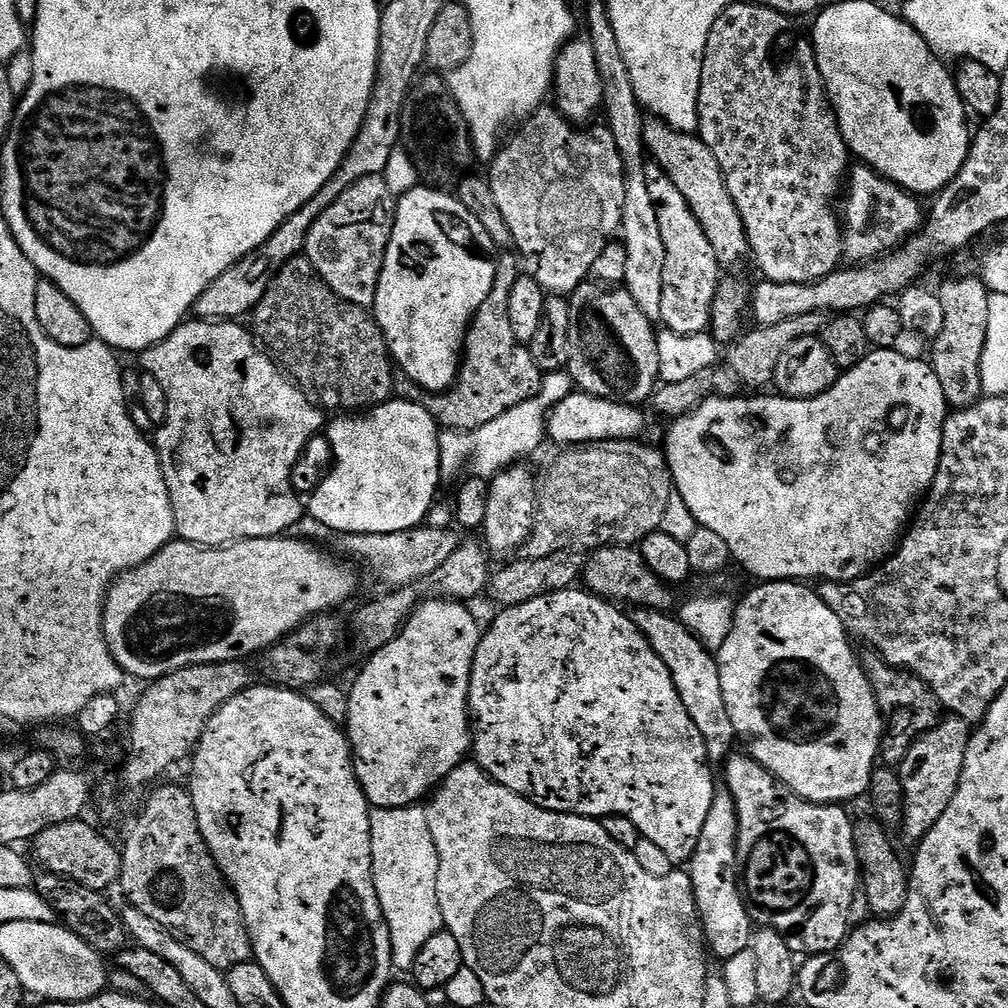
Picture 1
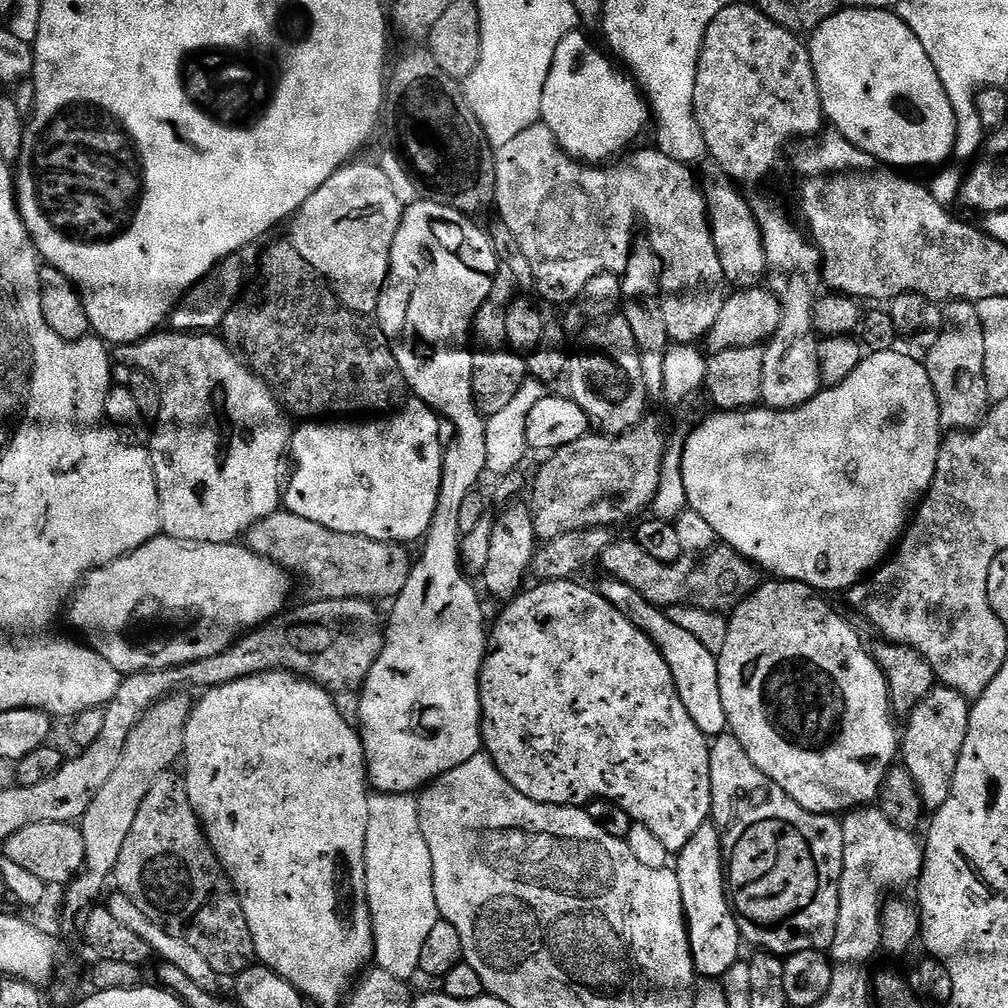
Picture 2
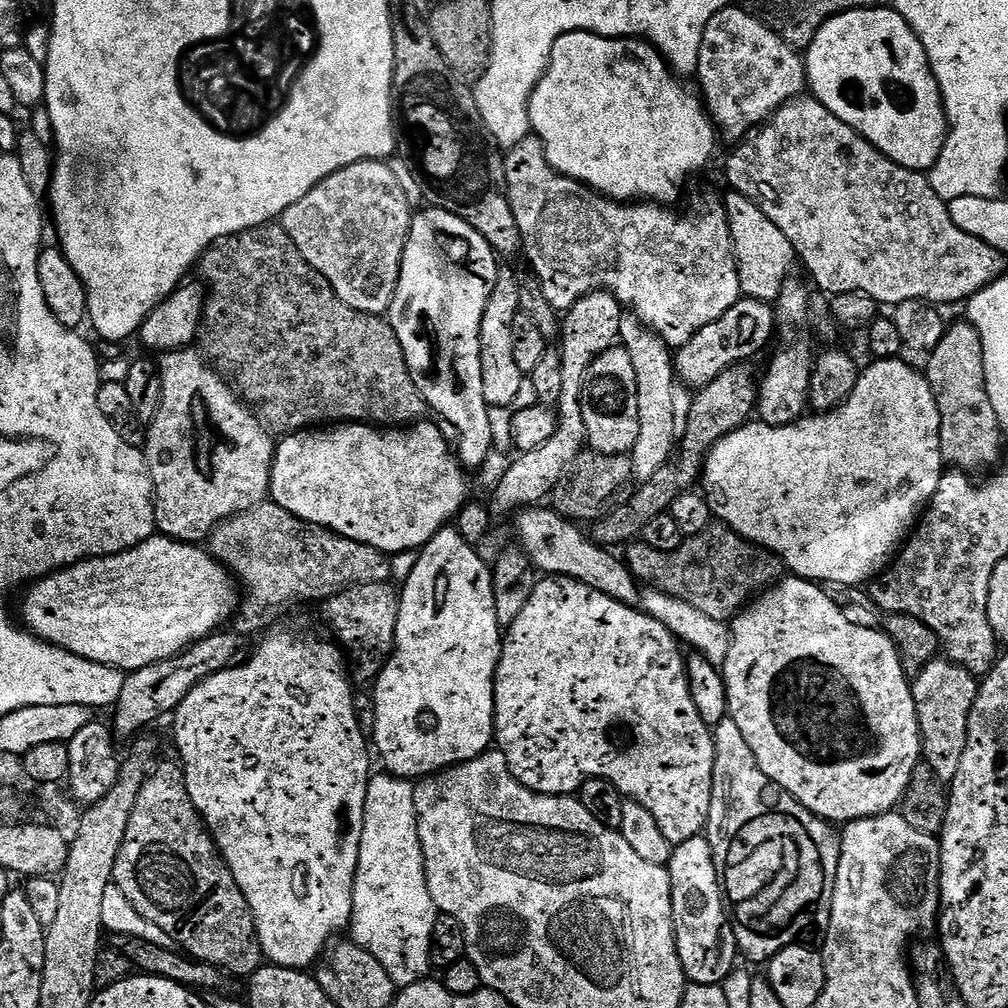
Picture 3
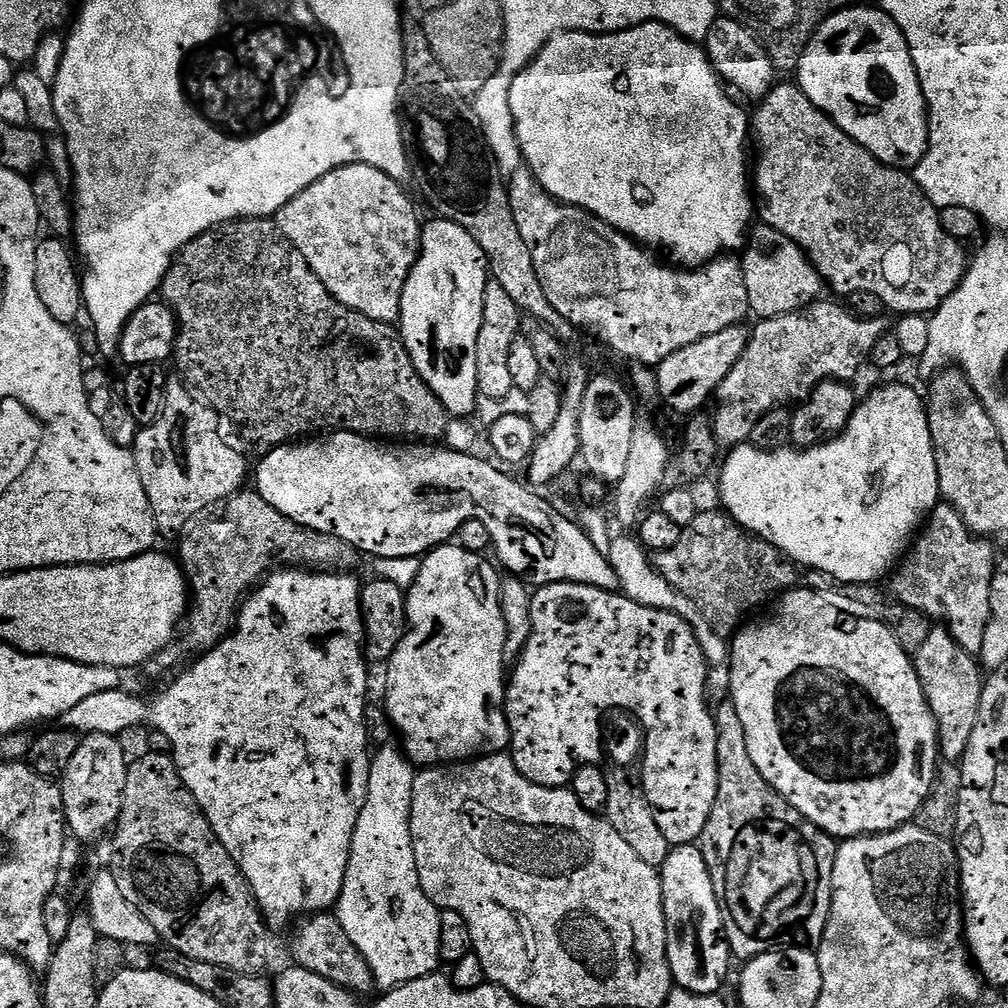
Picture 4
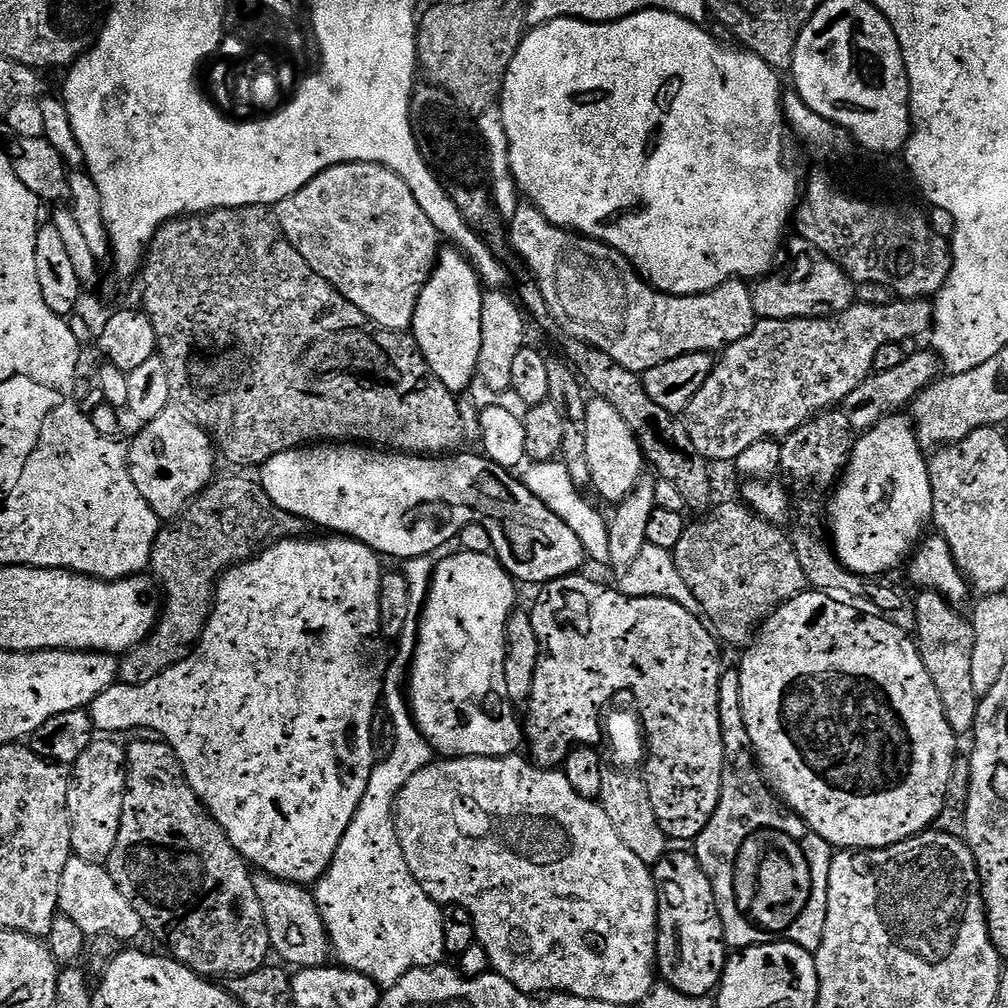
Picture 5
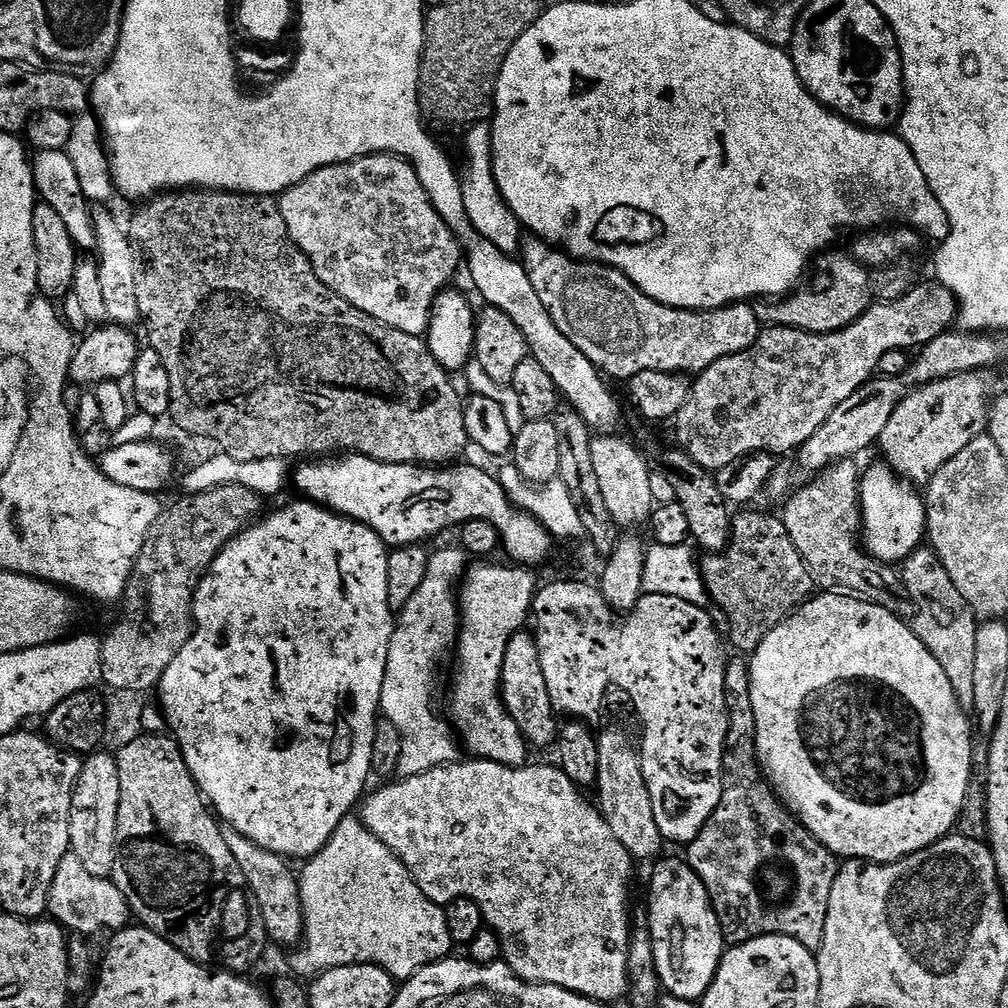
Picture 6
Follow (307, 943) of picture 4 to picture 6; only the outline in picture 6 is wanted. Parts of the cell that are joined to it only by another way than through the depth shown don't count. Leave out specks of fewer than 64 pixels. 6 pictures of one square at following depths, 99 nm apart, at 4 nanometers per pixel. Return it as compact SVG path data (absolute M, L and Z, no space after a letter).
M224 828L224 837L226 846L230 846L230 854L234 854L234 862L238 862L246 878L256 907L260 909L269 941L299 945L304 934L304 911L300 905L300 881L297 873L292 873L293 865L285 857L262 850L260 846L250 842L250 838L238 834L232 828Z

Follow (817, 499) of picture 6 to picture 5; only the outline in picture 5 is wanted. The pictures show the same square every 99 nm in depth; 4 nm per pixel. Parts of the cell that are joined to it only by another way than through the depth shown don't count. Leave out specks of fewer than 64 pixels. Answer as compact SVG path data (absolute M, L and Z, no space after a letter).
M842 410L821 412L813 420L807 420L802 426L798 426L798 430L794 430L789 436L783 437L780 445L782 450L780 472L788 475L792 479L791 487L793 489L796 487L808 499L801 502L800 521L797 522L796 529L791 529L792 545L796 548L798 562L802 565L802 574L806 574L809 585L815 591L839 594L853 601L869 600L870 603L876 604L875 611L879 615L887 618L902 631L912 634L916 631L916 605L913 597L911 595L908 597L902 589L895 588L892 584L883 584L885 582L883 579L858 576L849 570L838 559L831 543L826 539L821 517L820 520L816 517L822 512L822 504L816 499L824 491L827 493L839 481L844 469L848 467L848 457L852 454L853 443L854 433Z

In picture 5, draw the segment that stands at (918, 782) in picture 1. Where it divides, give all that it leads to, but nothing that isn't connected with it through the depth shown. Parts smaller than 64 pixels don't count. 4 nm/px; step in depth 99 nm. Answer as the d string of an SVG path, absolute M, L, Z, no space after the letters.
M921 591L915 597L916 605L916 631L914 639L920 650L920 657L926 666L926 670L932 675L934 686L938 690L938 698L942 698L942 710L946 714L946 722L950 722L952 729L956 731L957 737L971 733L976 726L976 715L981 697L976 695L974 681L970 674L970 661L974 655L974 630L969 617L959 616L957 609L948 603L945 596L939 596L936 592Z

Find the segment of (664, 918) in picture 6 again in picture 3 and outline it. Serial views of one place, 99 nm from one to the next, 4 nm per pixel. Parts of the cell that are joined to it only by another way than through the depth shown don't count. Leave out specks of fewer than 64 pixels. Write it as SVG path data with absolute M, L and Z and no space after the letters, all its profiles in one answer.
M701 834L675 845L666 867L672 883L672 921L676 949L685 981L723 985L737 967L738 949L732 925L728 922L728 910L707 835Z

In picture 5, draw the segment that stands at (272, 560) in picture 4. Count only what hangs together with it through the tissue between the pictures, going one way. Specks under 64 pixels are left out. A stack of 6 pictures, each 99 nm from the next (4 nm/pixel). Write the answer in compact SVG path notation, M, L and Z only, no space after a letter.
M222 476L213 479L199 496L188 503L188 507L175 520L165 523L156 536L152 547L150 572L162 593L160 619L156 621L156 627L141 644L119 657L119 683L151 682L154 678L158 678L158 674L170 670L170 666L174 666L179 660L185 660L193 647L200 643L200 636L204 633L204 627L212 613L212 598L216 595L216 581L228 569L252 559L265 548L277 544L279 540L295 540L305 535L305 521L274 506L266 490L255 479L247 480L244 476Z

